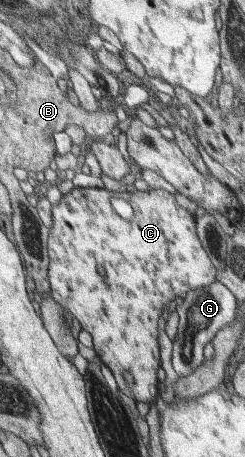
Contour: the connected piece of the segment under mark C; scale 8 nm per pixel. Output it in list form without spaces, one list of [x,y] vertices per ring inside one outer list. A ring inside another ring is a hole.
[[[76,187],[65,194],[61,202],[54,207],[54,228],[51,230],[50,254],[50,280],[58,301],[60,301],[64,307],[71,310],[82,324],[82,328],[92,334],[97,355],[103,360],[105,368],[111,370],[115,374],[119,388],[135,402],[156,403],[158,400],[158,393],[160,394],[162,392],[160,388],[160,374],[158,374],[158,370],[162,367],[162,354],[160,354],[160,316],[164,314],[166,307],[169,307],[168,304],[170,304],[170,301],[176,301],[176,298],[183,298],[184,300],[190,291],[210,286],[212,283],[219,280],[219,269],[215,265],[210,254],[208,254],[206,246],[204,246],[204,242],[202,242],[202,238],[200,238],[200,234],[198,234],[198,220],[196,214],[194,215],[192,212],[186,210],[186,208],[180,206],[180,202],[176,200],[175,194],[164,189],[149,188],[148,190],[142,191],[136,190],[135,192],[126,191],[112,193],[106,188]],[[112,194],[120,196],[131,204],[135,211],[135,216],[132,220],[122,218],[120,212],[111,207],[110,197]],[[102,266],[106,270],[106,277],[100,272]],[[126,372],[135,377],[135,382],[133,384],[130,384],[130,382],[126,380]]]

